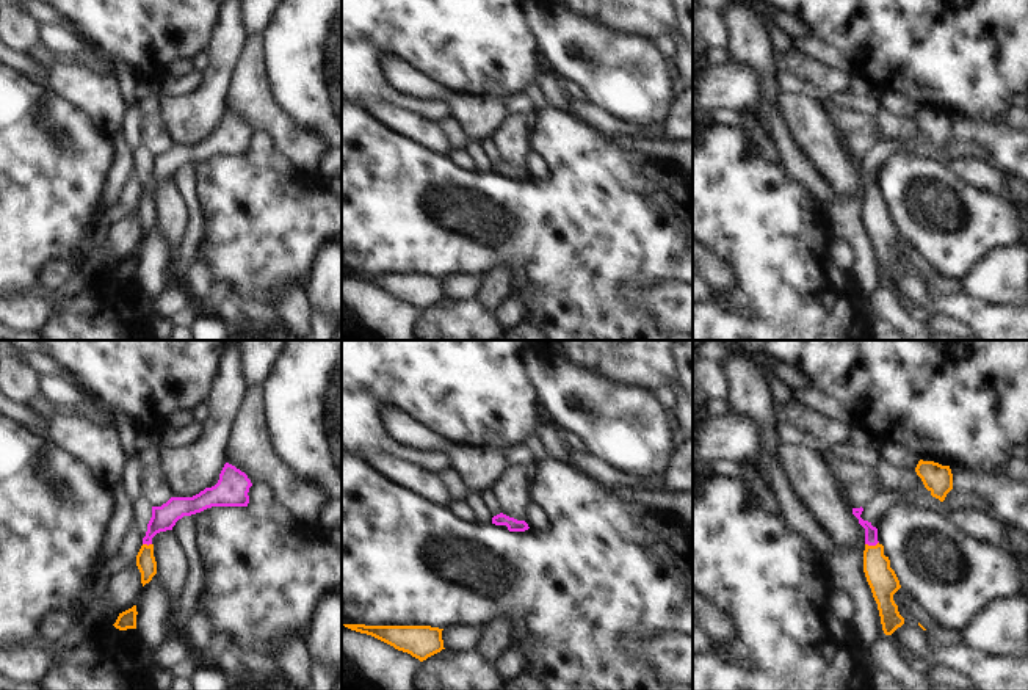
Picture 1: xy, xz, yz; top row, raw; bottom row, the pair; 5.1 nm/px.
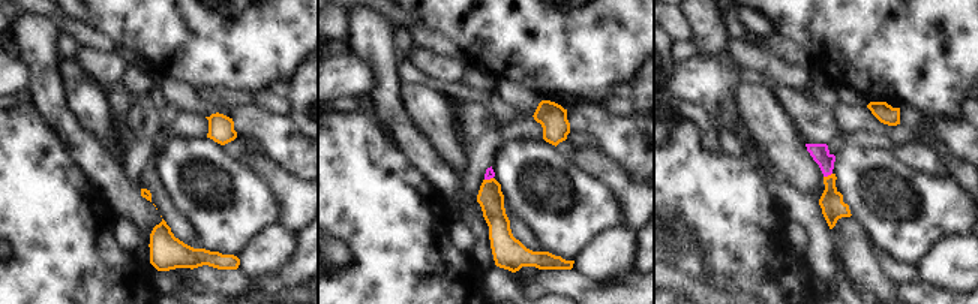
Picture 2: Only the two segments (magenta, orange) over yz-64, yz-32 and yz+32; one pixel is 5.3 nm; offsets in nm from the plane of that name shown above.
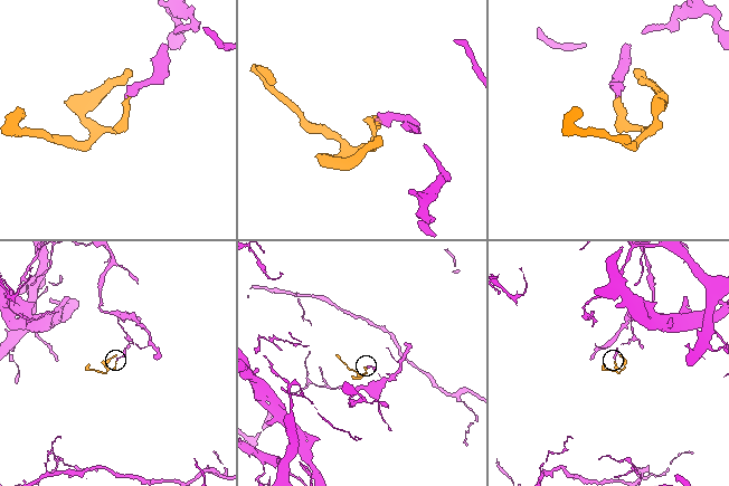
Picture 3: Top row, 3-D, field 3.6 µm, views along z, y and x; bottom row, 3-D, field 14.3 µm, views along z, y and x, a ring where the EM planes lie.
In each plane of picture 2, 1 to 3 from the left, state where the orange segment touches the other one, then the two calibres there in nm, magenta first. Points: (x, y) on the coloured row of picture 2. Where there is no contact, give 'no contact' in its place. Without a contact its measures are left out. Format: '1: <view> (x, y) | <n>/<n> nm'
1: no contact
2: yz-32 (488, 178) | 50/140 nm
3: yz+32 (827, 175) | 100/130 nm

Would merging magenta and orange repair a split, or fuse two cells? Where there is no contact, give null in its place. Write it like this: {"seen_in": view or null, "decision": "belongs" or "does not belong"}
{"seen_in": "yz", "decision": "belongs"}

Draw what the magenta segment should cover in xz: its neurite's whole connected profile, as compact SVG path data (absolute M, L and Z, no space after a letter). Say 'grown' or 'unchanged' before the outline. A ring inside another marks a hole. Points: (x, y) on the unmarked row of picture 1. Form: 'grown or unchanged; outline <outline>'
unchanged; outline M503 162L494 165L492 172L506 174L509 180L525 180L530 177L525 169L517 169L514 166L503 163Z

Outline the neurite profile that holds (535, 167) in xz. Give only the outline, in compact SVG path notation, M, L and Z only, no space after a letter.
M528 152L525 157L525 171L533 180L547 180L548 169L541 155Z

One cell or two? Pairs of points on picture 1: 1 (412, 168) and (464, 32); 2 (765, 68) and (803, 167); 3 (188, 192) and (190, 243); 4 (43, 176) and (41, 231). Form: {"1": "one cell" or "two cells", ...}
{"1": "two cells", "2": "one cell", "3": "one cell", "4": "one cell"}

